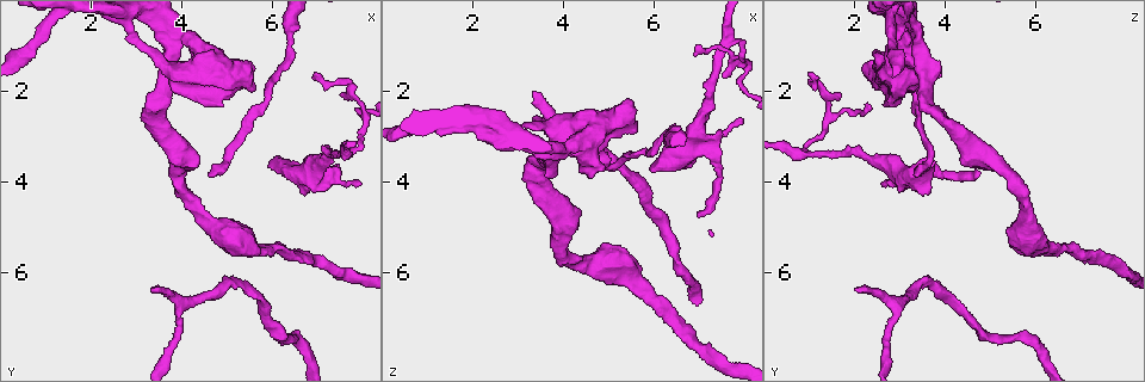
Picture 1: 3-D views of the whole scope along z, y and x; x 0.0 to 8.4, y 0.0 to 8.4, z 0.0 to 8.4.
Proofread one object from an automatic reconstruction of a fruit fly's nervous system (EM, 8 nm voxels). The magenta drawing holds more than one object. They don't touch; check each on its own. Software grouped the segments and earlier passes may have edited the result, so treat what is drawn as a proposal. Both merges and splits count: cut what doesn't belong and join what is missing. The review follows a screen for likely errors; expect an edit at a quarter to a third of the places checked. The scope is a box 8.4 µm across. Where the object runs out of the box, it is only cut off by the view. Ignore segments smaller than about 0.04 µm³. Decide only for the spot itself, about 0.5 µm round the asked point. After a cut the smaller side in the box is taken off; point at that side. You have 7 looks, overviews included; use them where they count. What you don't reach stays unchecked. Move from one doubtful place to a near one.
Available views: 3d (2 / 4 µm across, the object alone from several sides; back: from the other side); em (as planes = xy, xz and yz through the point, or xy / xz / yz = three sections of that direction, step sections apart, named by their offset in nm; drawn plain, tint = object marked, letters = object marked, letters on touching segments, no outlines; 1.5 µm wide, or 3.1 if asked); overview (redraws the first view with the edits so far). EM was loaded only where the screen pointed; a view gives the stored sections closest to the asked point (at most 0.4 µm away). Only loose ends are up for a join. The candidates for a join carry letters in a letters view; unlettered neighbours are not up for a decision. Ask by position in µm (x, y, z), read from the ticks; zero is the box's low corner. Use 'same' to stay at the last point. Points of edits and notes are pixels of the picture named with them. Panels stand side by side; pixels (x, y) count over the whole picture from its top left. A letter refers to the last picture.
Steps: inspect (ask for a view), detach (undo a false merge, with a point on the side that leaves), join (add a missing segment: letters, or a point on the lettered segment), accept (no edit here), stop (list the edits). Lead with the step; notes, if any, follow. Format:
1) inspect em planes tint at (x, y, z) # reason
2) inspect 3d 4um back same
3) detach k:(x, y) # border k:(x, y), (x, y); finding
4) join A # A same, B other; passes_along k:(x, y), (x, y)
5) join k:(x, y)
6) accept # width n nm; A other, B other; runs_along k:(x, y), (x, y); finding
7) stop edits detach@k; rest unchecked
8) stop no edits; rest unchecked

inspect em planes letters at (7.60, 3.40, 0.95) # sharp bend

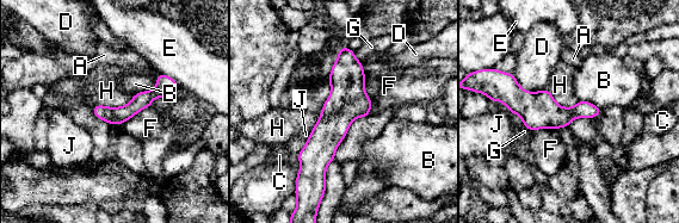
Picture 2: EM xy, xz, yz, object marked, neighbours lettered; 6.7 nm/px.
accept # A other, B other, C other, D other, E other, F other, G other, H other, J other; border 2:(135, 94), (119, 106), (93, 107); continuous, no second neuron

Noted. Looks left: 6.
inspect em planes plain at (6.35, 0.50, 2.95) # thick turns thin

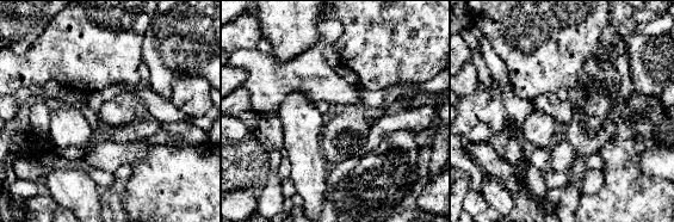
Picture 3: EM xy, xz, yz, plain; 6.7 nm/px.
inspect em planes tint same # where the object lies

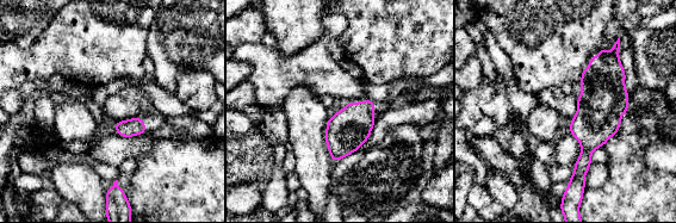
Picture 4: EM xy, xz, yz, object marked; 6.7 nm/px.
inspect em planes letters same

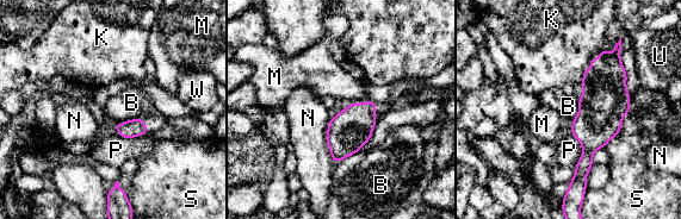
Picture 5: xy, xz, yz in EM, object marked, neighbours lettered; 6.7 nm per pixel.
accept # longest_contact N 300 nm; B other, K other, M other, N other, P other, S other, U other, W other; border 5:(579, 100), (579, 112), (573, 120); continuous, no second neuron

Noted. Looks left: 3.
inspect em xz step 4 tint at (4.60, 3.85, 3.40) # end of a long branch

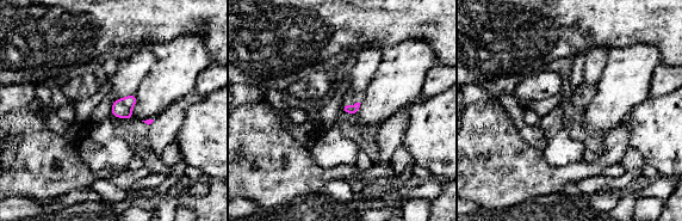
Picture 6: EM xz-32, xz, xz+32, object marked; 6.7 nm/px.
inspect em xz step 4 letters same

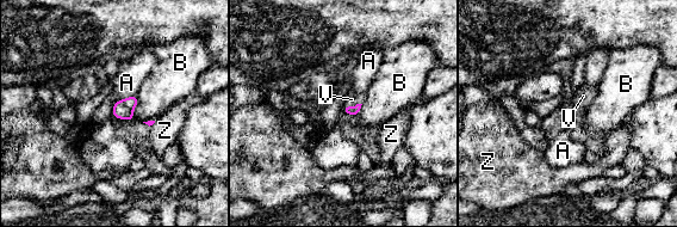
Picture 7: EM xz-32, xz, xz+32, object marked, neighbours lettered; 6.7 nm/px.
join V # longest_contact B 180 nm; A other, B other, V same, Z other; passes_along 7:(354, 111), (352, 108), (352, 99); it goes on there

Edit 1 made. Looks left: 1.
stop edits join@7; rest unchecked

